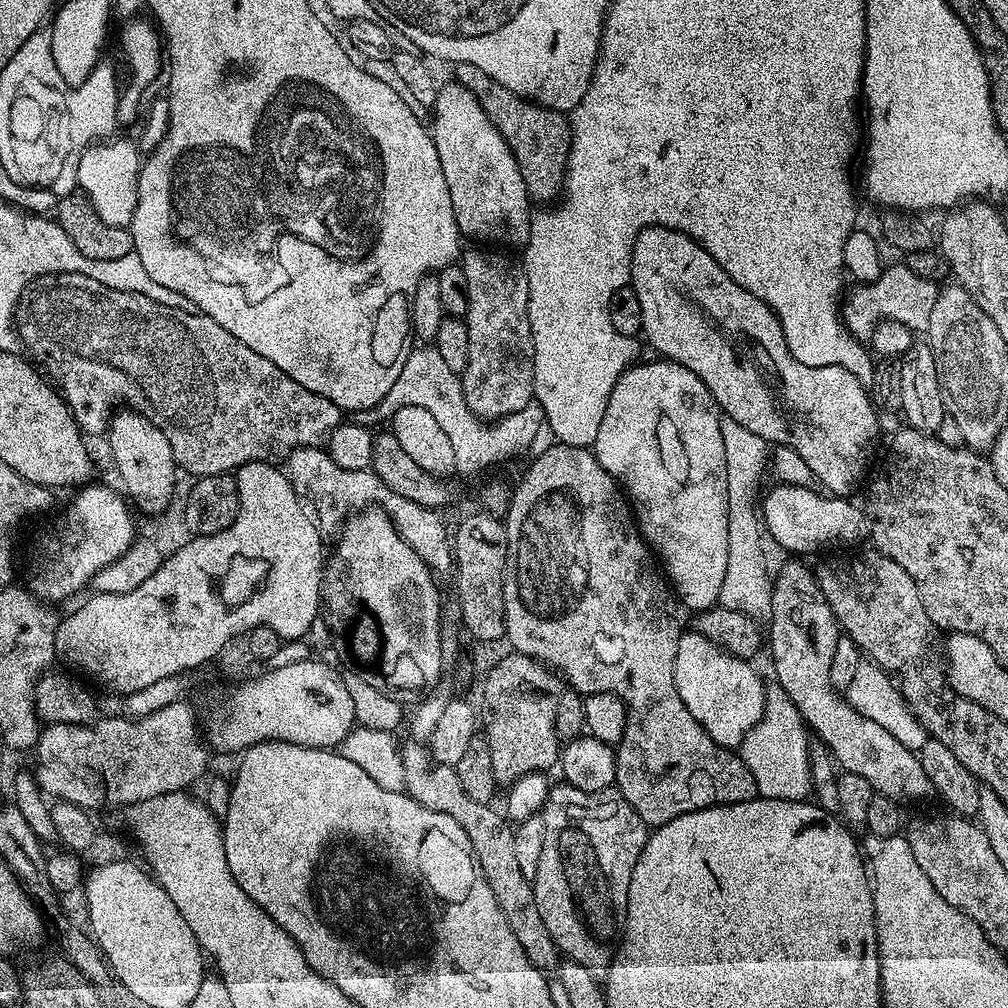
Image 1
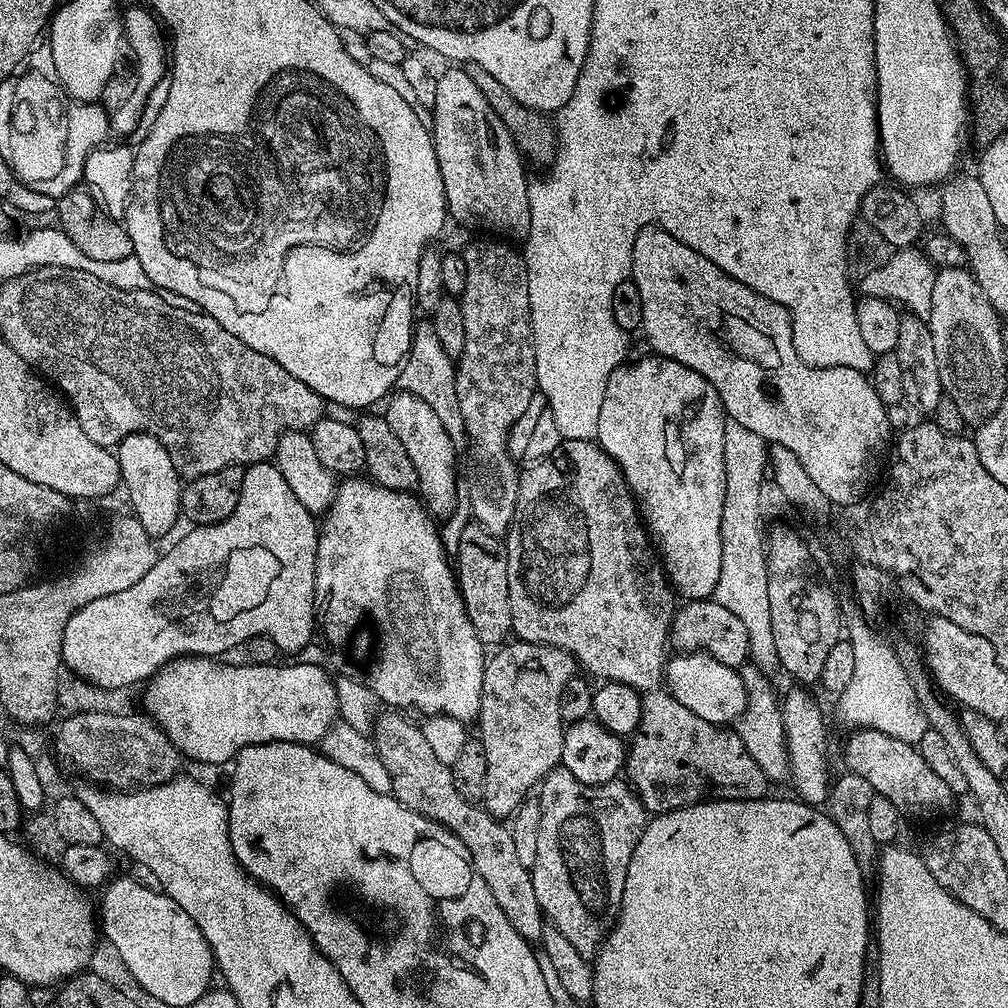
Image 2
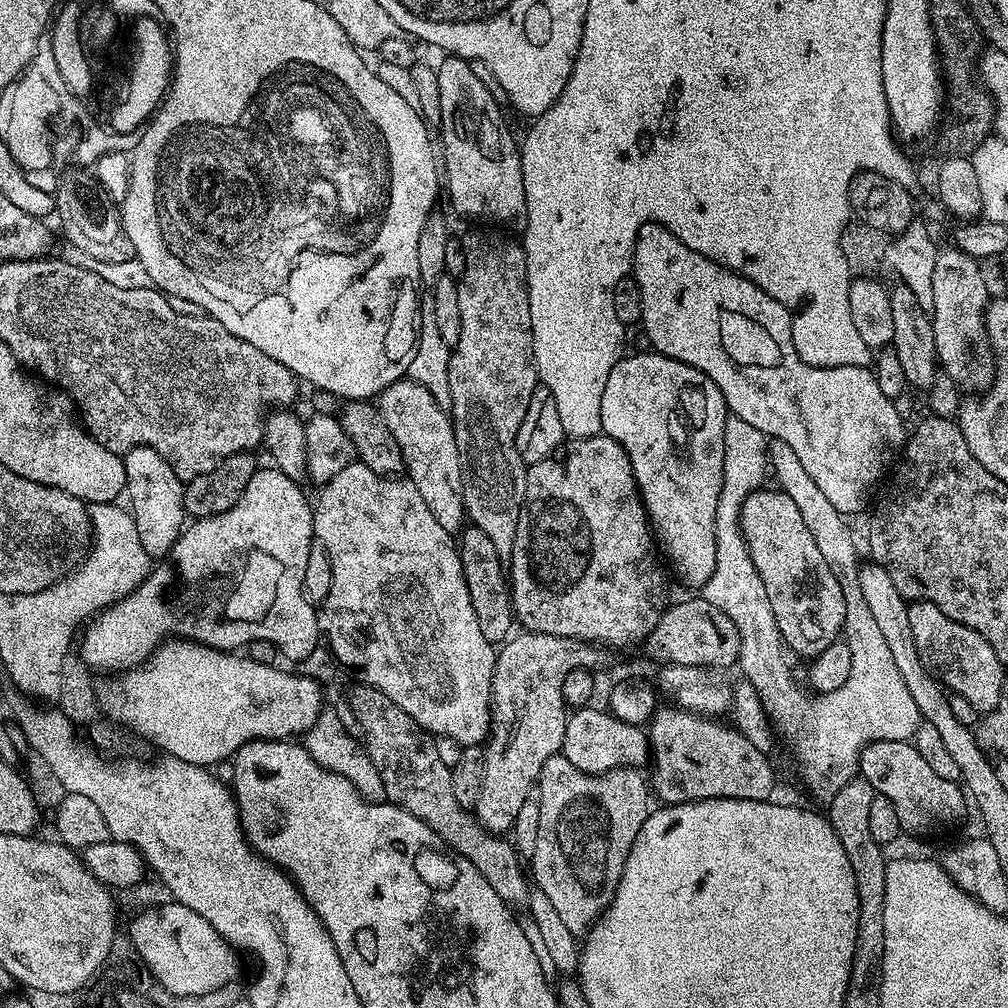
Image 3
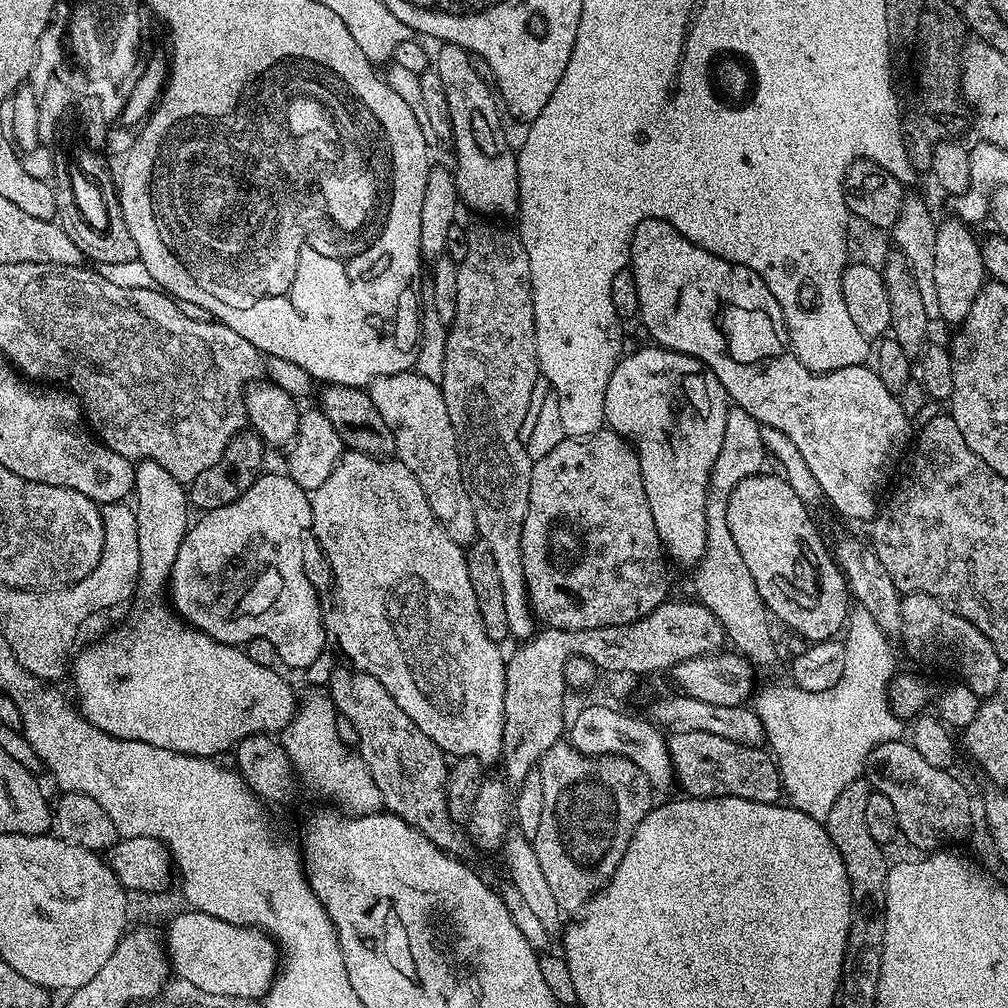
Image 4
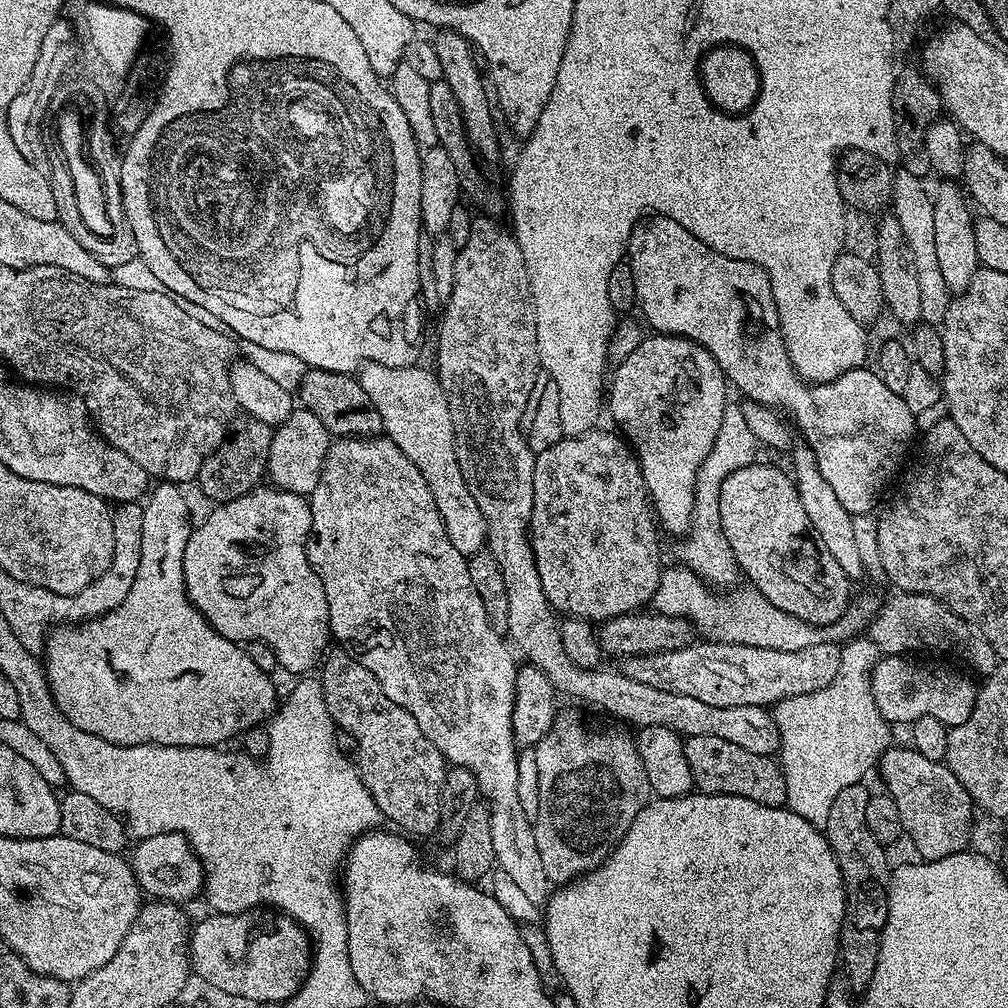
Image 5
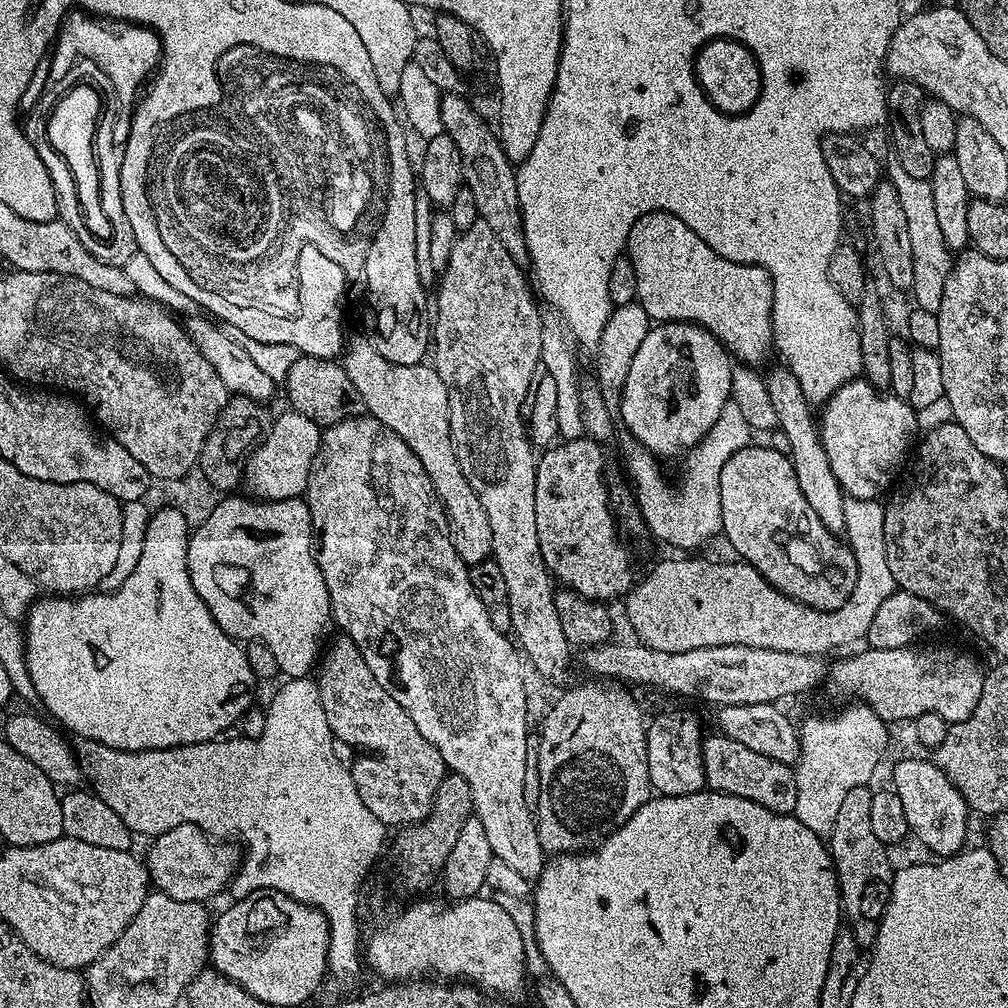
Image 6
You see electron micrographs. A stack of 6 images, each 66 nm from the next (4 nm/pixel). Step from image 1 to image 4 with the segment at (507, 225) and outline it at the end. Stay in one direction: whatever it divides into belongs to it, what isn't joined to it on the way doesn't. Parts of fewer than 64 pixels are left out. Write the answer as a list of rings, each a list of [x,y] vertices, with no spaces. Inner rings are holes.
[[[441,43],[434,52],[434,71],[442,78],[442,86],[446,89],[446,106],[450,106],[450,126],[452,139],[450,147],[456,151],[456,190],[461,201],[469,204],[476,212],[485,212],[488,216],[512,216],[520,211],[520,195],[518,194],[518,166],[516,152],[508,145],[508,136],[504,133],[504,124],[500,121],[502,108],[494,95],[493,89],[482,78],[474,66],[470,66],[472,53],[457,44]]]

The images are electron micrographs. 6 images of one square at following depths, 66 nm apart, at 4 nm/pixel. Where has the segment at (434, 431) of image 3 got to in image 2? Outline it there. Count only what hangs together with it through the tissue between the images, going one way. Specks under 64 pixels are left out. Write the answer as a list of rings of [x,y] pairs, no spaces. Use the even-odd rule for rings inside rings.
[[[397,391],[387,401],[387,404],[386,419],[390,430],[398,434],[402,446],[406,446],[406,454],[410,454],[410,462],[414,462],[414,470],[418,470],[418,492],[422,497],[424,507],[433,517],[448,517],[455,510],[458,481],[458,475],[456,475],[457,446],[446,434],[441,419],[421,398],[404,391]]]

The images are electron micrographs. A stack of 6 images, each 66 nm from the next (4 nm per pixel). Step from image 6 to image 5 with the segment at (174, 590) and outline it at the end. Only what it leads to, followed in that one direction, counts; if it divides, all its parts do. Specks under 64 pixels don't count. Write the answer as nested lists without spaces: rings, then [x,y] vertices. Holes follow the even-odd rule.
[[[160,482],[147,493],[142,504],[142,550],[138,574],[134,578],[134,586],[130,586],[130,594],[114,610],[104,616],[94,616],[79,624],[61,624],[53,627],[47,635],[46,671],[48,686],[52,691],[54,702],[78,730],[86,730],[86,734],[94,734],[106,742],[114,742],[118,746],[138,746],[139,744],[161,744],[162,746],[202,746],[215,748],[227,745],[227,740],[239,737],[250,729],[263,725],[275,713],[278,707],[276,688],[272,685],[273,677],[269,673],[258,670],[250,659],[250,654],[237,641],[226,638],[210,626],[210,622],[193,606],[186,594],[186,584],[182,574],[182,558],[186,554],[186,542],[190,538],[194,524],[189,515],[189,497],[184,497],[179,487],[167,482]]]

